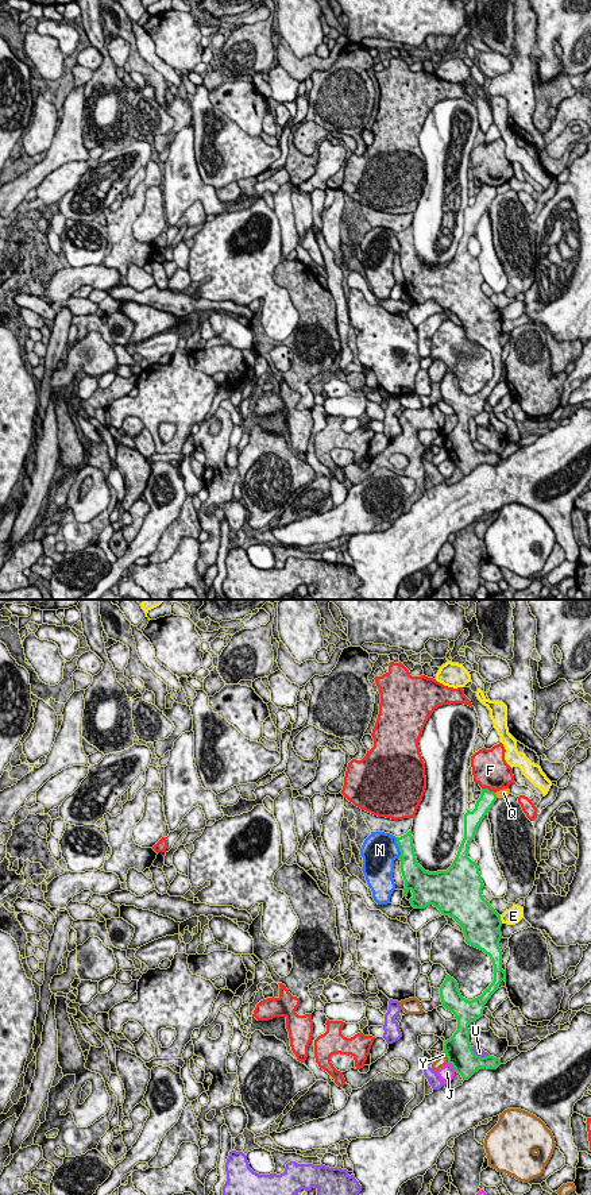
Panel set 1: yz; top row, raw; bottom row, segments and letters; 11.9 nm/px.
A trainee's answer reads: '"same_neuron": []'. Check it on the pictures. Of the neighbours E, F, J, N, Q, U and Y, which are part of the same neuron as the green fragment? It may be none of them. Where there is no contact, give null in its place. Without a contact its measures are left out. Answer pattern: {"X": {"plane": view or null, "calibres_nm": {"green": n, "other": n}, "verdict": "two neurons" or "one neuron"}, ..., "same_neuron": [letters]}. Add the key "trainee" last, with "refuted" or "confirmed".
{"E": {"plane": "yz", "calibres_nm": {"green": 460, "other": 200}, "verdict": "two neurons"}, "F": {"plane": "yz", "calibres_nm": {"green": 190, "other": 420}, "verdict": "two neurons"}, "J": {"plane": "yz", "calibres_nm": {"green": 320, "other": 190}, "verdict": "two neurons"}, "N": {"plane": "yz", "calibres_nm": {"green": 220, "other": 420}, "verdict": "two neurons"}, "Q": {"plane": "yz", "calibres_nm": {"green": 190, "other": 100}, "verdict": "two neurons"}, "U": {"plane": "yz", "calibres_nm": {"green": 320, "other": 100}, "verdict": "two neurons"}, "Y": {"plane": "yz", "calibres_nm": {"green": 320, "other": 120}, "verdict": "two neurons"}, "same_neuron": [], "trainee": "confirmed"}

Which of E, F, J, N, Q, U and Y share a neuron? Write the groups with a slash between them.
E U / F / J / N / Q / Y

